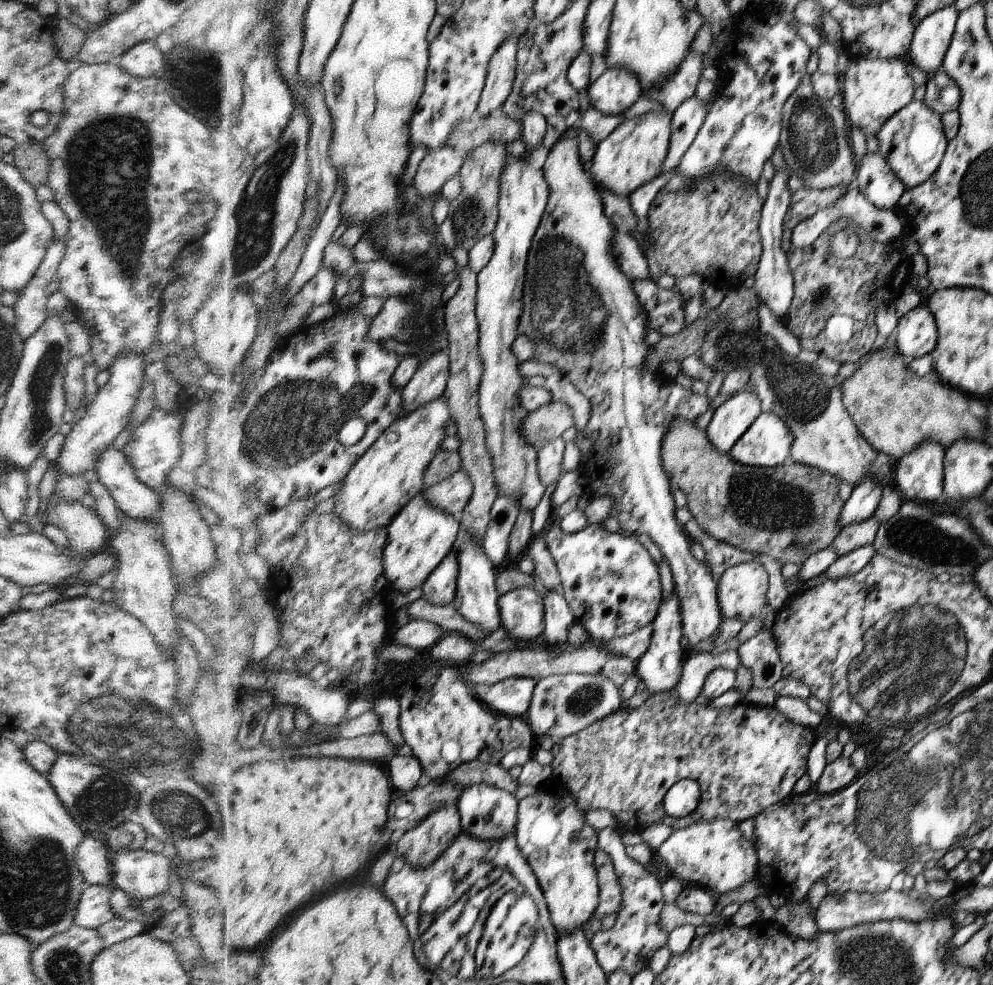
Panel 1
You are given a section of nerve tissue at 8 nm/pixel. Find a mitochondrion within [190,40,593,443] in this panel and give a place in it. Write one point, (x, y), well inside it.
(256, 214)

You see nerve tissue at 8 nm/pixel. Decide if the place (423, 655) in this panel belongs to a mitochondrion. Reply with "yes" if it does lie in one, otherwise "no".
no

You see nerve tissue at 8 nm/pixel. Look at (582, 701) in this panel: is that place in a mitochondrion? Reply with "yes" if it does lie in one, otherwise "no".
yes

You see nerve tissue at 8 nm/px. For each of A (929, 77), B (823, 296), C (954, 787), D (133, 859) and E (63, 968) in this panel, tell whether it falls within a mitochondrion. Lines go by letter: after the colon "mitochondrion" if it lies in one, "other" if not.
A: other
B: mitochondrion
C: mitochondrion
D: other
E: mitochondrion

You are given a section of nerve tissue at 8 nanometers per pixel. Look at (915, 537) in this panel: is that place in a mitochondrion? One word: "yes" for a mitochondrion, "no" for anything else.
yes

